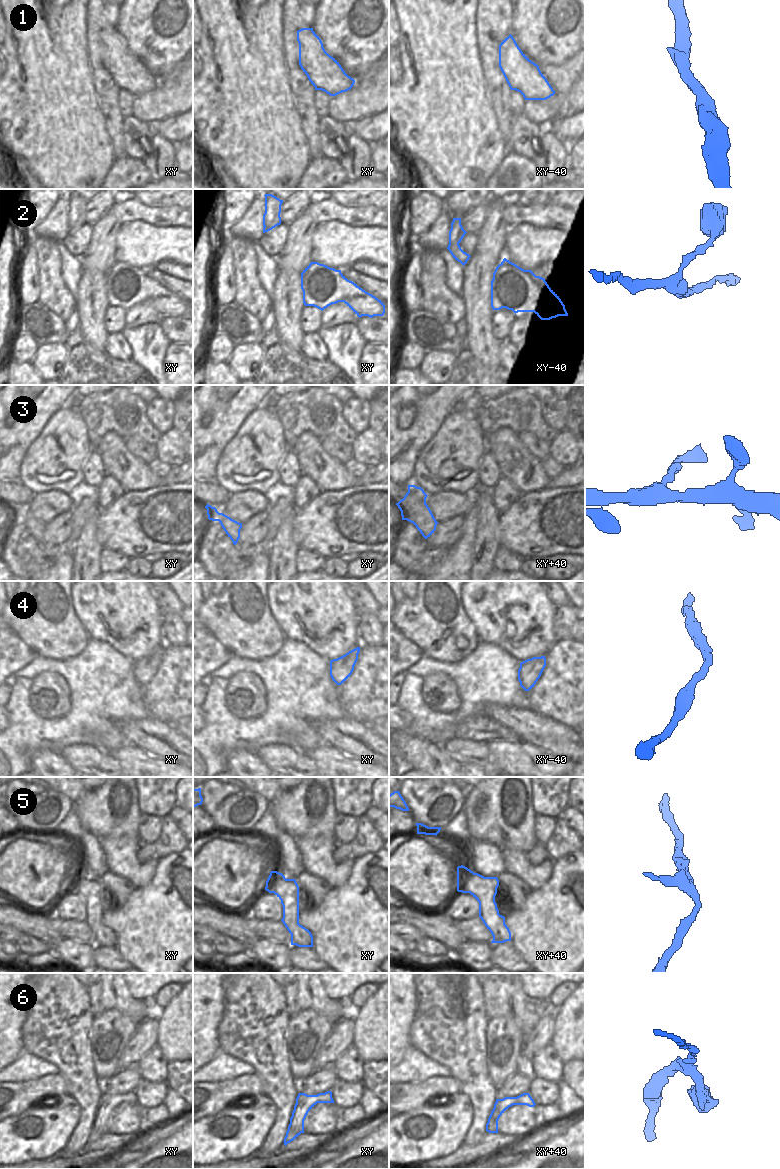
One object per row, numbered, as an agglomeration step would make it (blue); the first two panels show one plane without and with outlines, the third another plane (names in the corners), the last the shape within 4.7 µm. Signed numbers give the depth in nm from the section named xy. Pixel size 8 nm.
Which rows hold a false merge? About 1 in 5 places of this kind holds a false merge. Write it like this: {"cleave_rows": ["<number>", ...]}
{"cleave_rows": []}

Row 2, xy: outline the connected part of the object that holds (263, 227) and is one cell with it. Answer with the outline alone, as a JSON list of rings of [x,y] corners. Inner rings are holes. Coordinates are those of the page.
[[[265,194],[265,213],[263,215],[263,233],[268,232],[281,224],[281,205],[280,200],[272,194]]]

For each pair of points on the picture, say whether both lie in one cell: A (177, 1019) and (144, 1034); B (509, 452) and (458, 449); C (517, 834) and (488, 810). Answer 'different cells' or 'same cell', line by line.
A: different cells
B: different cells
C: same cell

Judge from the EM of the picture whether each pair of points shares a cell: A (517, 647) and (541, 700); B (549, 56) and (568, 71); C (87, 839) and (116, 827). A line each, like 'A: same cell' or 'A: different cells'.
A: different cells
B: different cells
C: different cells

